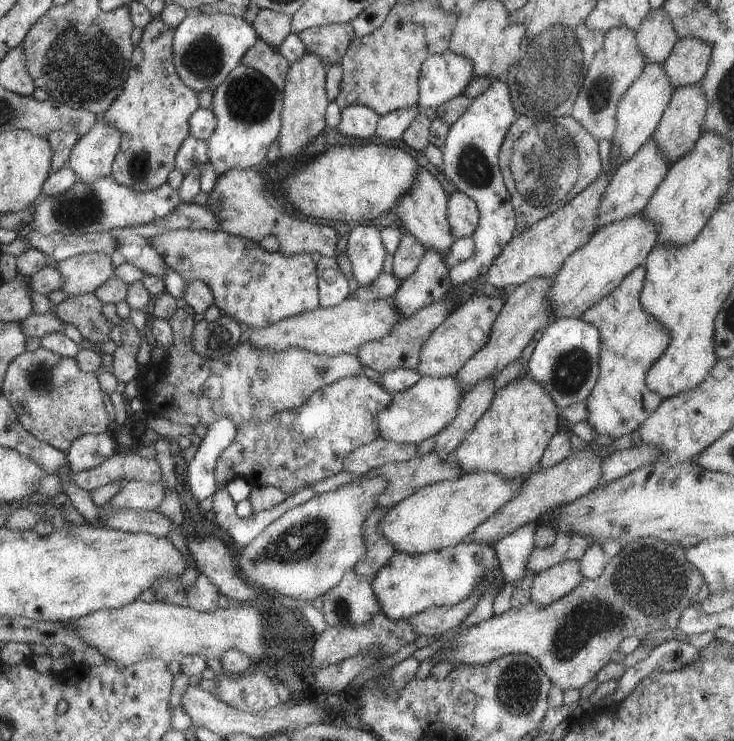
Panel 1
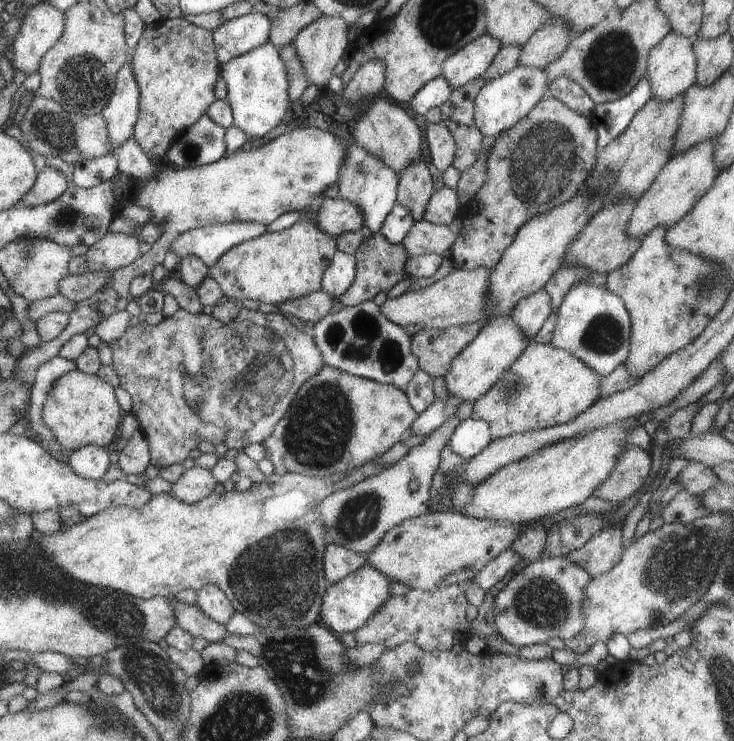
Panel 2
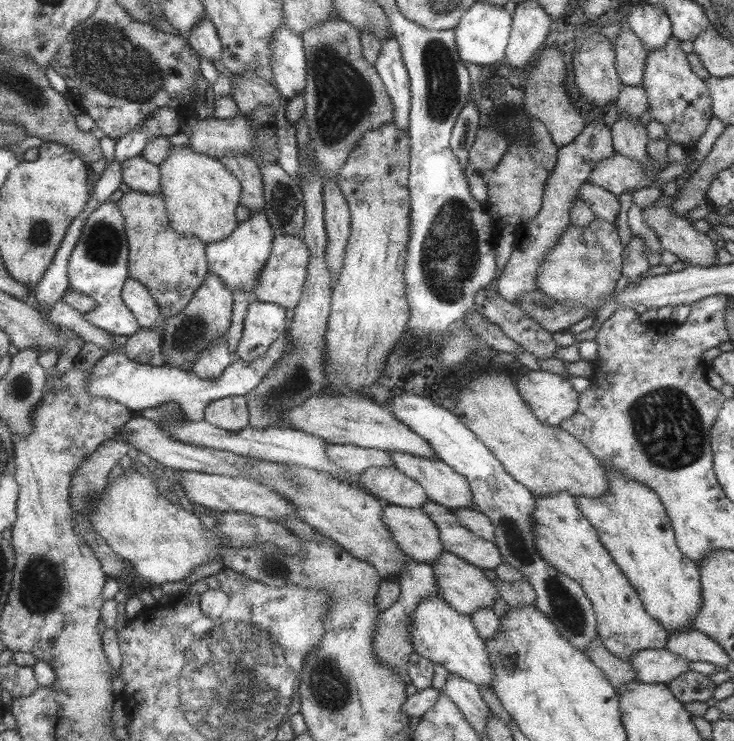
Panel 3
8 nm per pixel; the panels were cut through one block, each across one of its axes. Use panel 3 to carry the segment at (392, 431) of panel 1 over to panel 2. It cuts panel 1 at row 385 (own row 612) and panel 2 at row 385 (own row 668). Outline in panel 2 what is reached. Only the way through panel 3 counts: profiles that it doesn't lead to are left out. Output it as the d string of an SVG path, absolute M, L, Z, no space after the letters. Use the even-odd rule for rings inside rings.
M511 314L491 317L458 356L451 359L450 369L443 377L447 391L459 397L462 402L464 400L474 401L481 395L485 395L529 344L530 340L516 325Z

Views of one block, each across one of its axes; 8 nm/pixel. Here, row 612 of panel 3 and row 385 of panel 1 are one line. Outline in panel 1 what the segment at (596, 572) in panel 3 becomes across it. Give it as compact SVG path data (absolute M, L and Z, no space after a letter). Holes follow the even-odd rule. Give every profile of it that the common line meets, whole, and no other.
M644 265L635 267L628 272L627 276L614 288L602 296L597 303L592 304L582 312L580 319L586 323L594 324L599 328L601 340L601 352L599 352L598 378L594 384L590 396L585 399L587 408L586 421L593 426L597 436L610 436L619 438L622 434L632 433L641 426L645 420L662 403L662 396L647 388L645 375L651 365L664 354L670 344L671 332L667 330L654 316L651 316L640 304L640 296L643 283L645 282L646 268Z

